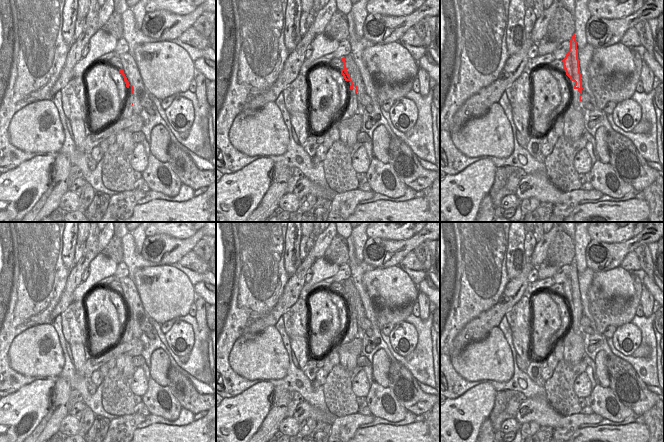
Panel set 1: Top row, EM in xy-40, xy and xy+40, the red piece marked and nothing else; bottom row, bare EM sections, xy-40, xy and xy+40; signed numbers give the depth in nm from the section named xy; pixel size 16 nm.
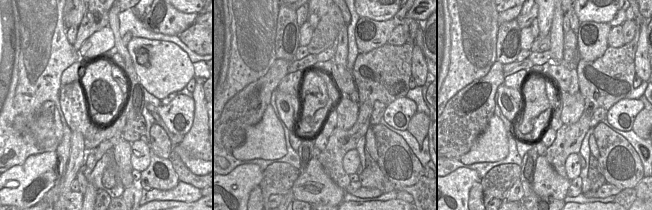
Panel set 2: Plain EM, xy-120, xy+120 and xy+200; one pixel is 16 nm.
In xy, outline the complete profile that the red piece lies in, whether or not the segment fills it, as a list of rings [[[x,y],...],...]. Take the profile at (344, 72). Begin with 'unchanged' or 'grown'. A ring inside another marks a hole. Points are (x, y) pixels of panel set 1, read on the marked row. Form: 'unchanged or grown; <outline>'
grown; [[[345,57],[341,59],[344,65],[344,68],[341,69],[341,74],[343,75],[345,81],[350,81],[351,85],[350,88],[347,89],[348,91],[348,98],[347,98],[347,104],[349,105],[347,113],[345,117],[352,117],[357,113],[357,107],[358,107],[358,97],[357,97],[357,86],[353,84],[353,81],[351,80],[351,77],[348,74],[347,68],[345,66]]]

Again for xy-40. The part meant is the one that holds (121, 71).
grown; [[[119,69],[119,72],[124,78],[126,84],[126,96],[124,99],[123,107],[120,113],[120,117],[123,119],[129,118],[133,114],[133,86],[129,84],[127,77],[124,74],[123,69]]]

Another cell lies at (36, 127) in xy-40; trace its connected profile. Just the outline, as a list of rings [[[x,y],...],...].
[[[52,100],[31,103],[15,113],[9,124],[10,142],[26,152],[58,153],[65,135]]]

